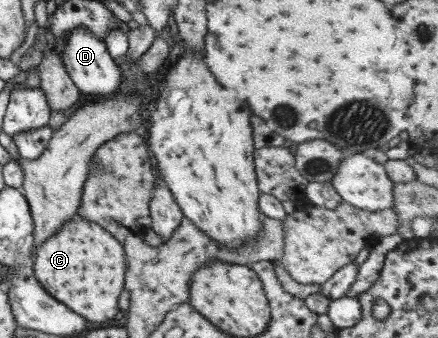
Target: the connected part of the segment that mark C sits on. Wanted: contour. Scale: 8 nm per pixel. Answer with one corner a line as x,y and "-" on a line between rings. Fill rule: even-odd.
78,215
64,223
54,236
37,246
33,269
38,282
48,294
51,294
76,314
83,316
87,321
108,322
108,320
116,318
119,311
118,298
120,298
122,290
125,289
127,262
122,243
99,224

